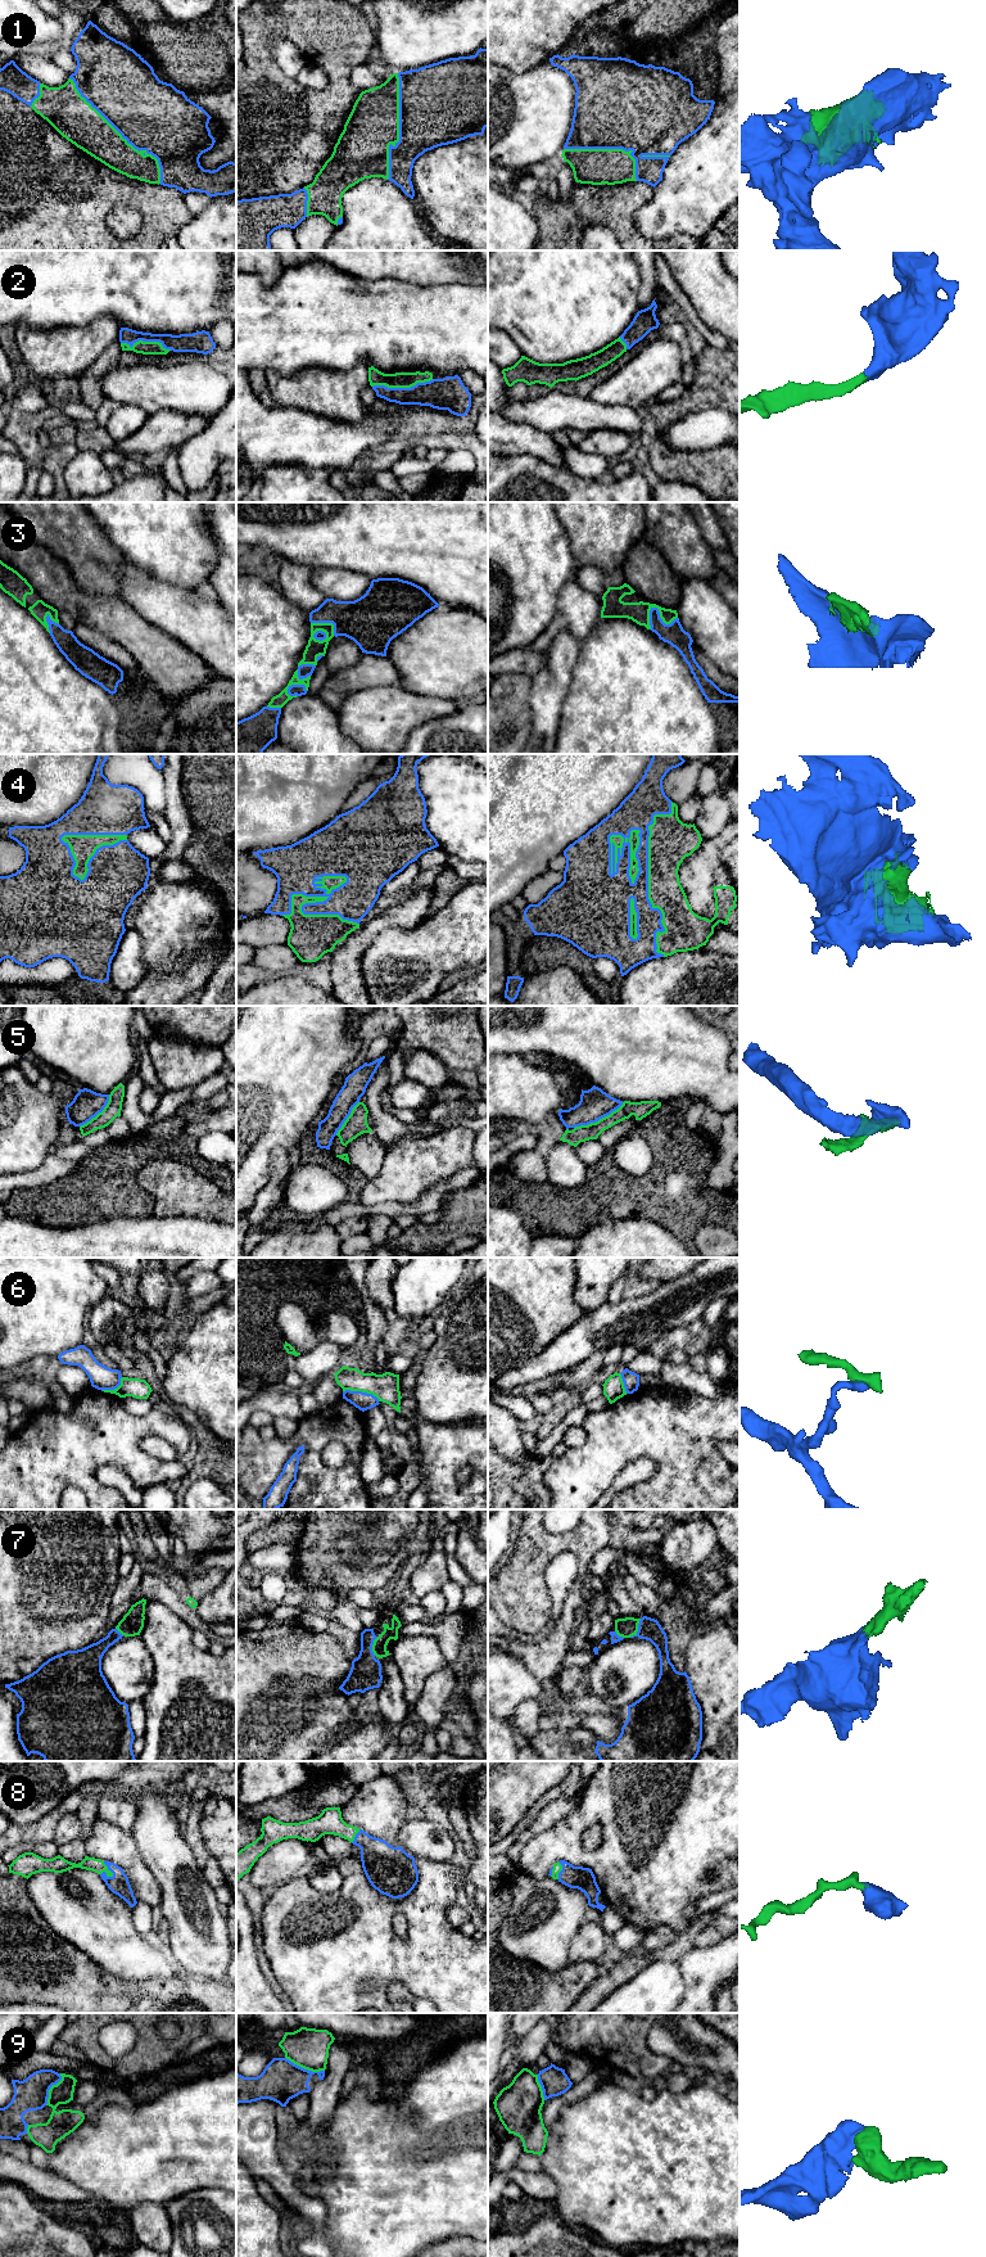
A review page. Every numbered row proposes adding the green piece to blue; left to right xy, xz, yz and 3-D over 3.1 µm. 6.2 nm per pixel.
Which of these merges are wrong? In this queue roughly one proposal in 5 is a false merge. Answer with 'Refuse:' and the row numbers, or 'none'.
Refuse: 5, 6

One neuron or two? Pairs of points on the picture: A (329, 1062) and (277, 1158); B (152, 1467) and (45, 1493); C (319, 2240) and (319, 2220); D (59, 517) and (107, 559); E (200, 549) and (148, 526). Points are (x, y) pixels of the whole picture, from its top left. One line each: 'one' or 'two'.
A: two
B: one
C: one
D: one
E: one

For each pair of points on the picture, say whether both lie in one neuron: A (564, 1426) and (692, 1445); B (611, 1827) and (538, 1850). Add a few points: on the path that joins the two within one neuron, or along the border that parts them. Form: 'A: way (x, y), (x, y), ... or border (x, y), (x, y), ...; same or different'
A: border (589, 1412), (582, 1425); different
B: way (593, 1818), (582, 1818), (556, 1844); same

